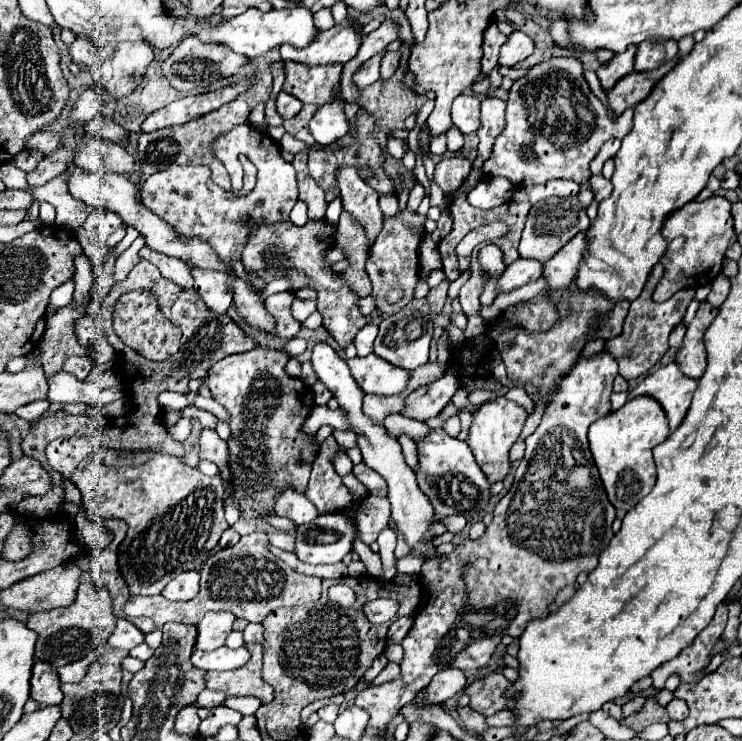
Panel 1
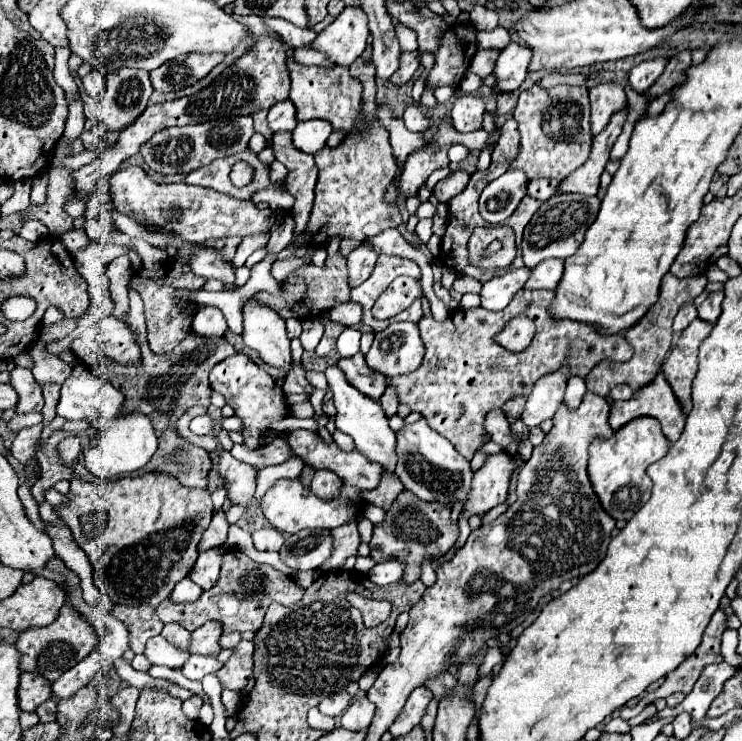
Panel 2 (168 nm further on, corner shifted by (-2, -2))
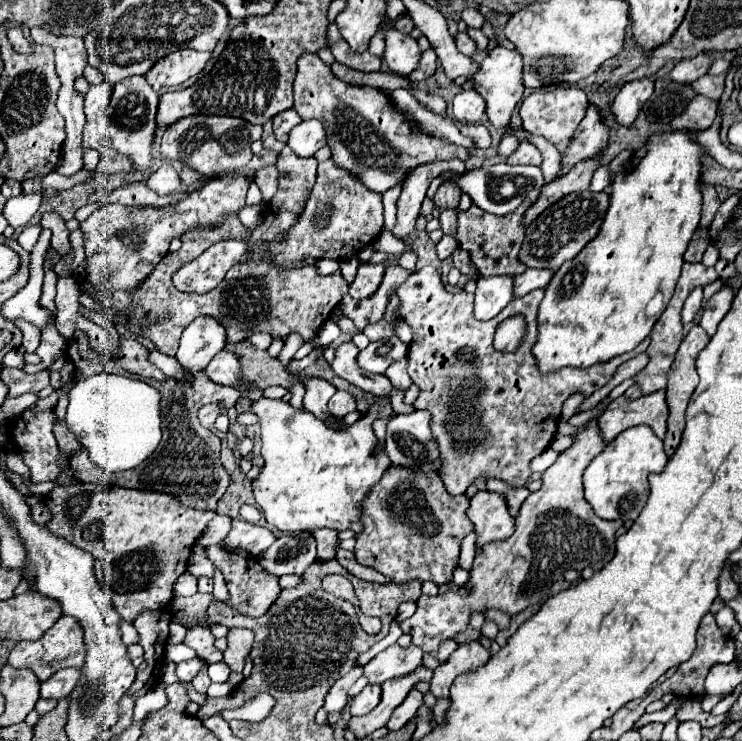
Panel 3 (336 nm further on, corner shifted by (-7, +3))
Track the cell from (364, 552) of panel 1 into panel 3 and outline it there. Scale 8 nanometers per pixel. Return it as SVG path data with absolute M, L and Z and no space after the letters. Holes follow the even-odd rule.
M314 528L308 530L314 538L316 538L316 548L318 548L318 558L320 560L334 560L334 552L338 546L338 538L336 538L336 530L330 528Z

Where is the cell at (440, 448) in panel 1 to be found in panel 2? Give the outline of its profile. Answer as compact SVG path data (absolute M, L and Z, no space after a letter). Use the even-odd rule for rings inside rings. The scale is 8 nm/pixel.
M425 419L413 423L413 425L405 425L399 433L397 433L397 457L399 457L399 465L397 465L397 473L401 483L405 485L405 489L409 489L411 493L415 493L421 501L435 501L443 507L453 507L455 503L461 503L461 513L459 513L459 539L457 539L457 549L467 541L471 529L469 529L469 519L463 511L469 493L471 493L471 481L473 481L473 471L469 461L439 433L435 433Z

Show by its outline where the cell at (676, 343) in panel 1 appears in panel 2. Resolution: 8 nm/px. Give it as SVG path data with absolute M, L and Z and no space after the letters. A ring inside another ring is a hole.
M687 303L683 305L683 309L679 309L679 313L675 315L675 321L673 321L673 333L679 335L693 319L697 317L697 309L693 303Z

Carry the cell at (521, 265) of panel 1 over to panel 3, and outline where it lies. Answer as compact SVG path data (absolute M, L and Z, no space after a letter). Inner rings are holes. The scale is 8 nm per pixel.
M510 276L480 278L478 288L476 288L476 300L474 300L474 318L490 320L510 300L512 300L512 278Z

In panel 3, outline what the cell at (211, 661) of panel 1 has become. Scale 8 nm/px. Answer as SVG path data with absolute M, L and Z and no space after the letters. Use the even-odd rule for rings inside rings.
M192 658L192 660L188 660L188 662L180 662L180 664L176 666L176 676L178 676L180 682L190 682L190 680L198 674L198 670L200 670L202 666L204 666L204 662L198 660L198 658Z

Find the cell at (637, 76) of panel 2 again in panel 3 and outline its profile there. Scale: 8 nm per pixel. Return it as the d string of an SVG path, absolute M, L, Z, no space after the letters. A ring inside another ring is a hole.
M644 78L644 80L634 80L632 84L626 84L620 94L614 98L612 104L612 114L620 126L632 126L634 120L638 118L644 102L650 98L654 90L654 80Z

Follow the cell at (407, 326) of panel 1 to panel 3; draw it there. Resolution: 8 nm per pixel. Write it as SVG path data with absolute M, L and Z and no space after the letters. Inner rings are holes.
M394 336L392 340L370 342L364 350L360 350L356 360L362 370L372 374L382 374L392 362L404 358L406 352L408 352L408 344L400 342L400 338Z

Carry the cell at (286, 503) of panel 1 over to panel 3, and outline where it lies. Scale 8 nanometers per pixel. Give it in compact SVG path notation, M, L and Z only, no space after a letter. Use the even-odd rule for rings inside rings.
M252 400L250 412L254 412L260 418L264 458L264 468L254 480L254 498L262 508L268 524L282 532L300 532L310 528L346 530L350 528L350 522L360 522L360 500L364 500L368 488L376 484L392 464L388 456L378 448L378 438L372 432L370 418L362 416L344 432L336 432L330 430L322 420L318 420L310 412L292 408L288 402L282 400Z

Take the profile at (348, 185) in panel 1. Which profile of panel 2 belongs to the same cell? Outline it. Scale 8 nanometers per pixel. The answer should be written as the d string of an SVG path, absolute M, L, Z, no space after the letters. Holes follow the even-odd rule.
M369 239L361 241L349 255L347 255L347 265L349 265L349 281L351 285L359 285L365 279L369 279L373 267L377 261L377 251L369 245Z

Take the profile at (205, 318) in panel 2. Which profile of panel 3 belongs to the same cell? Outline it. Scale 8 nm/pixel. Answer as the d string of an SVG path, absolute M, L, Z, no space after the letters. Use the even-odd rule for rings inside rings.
M208 316L196 318L180 338L180 348L176 352L176 360L190 374L200 372L216 352L226 346L226 330L216 320L208 320Z

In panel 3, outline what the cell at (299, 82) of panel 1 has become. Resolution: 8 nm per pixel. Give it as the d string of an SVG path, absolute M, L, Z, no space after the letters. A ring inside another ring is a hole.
M304 54L298 60L298 74L294 80L294 110L302 120L320 120L326 130L334 164L346 168L368 190L378 194L402 184L412 170L422 164L452 158L466 162L470 156L466 148L450 144L446 138L422 132L410 116L402 114L394 106L390 94L370 86L354 86L338 80L330 66L326 66L316 54Z

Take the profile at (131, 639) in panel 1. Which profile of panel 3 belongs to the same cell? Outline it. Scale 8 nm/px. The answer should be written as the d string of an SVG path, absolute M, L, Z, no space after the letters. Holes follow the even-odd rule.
M62 668L40 684L40 698L66 698L76 686L76 680L80 680L80 668Z

